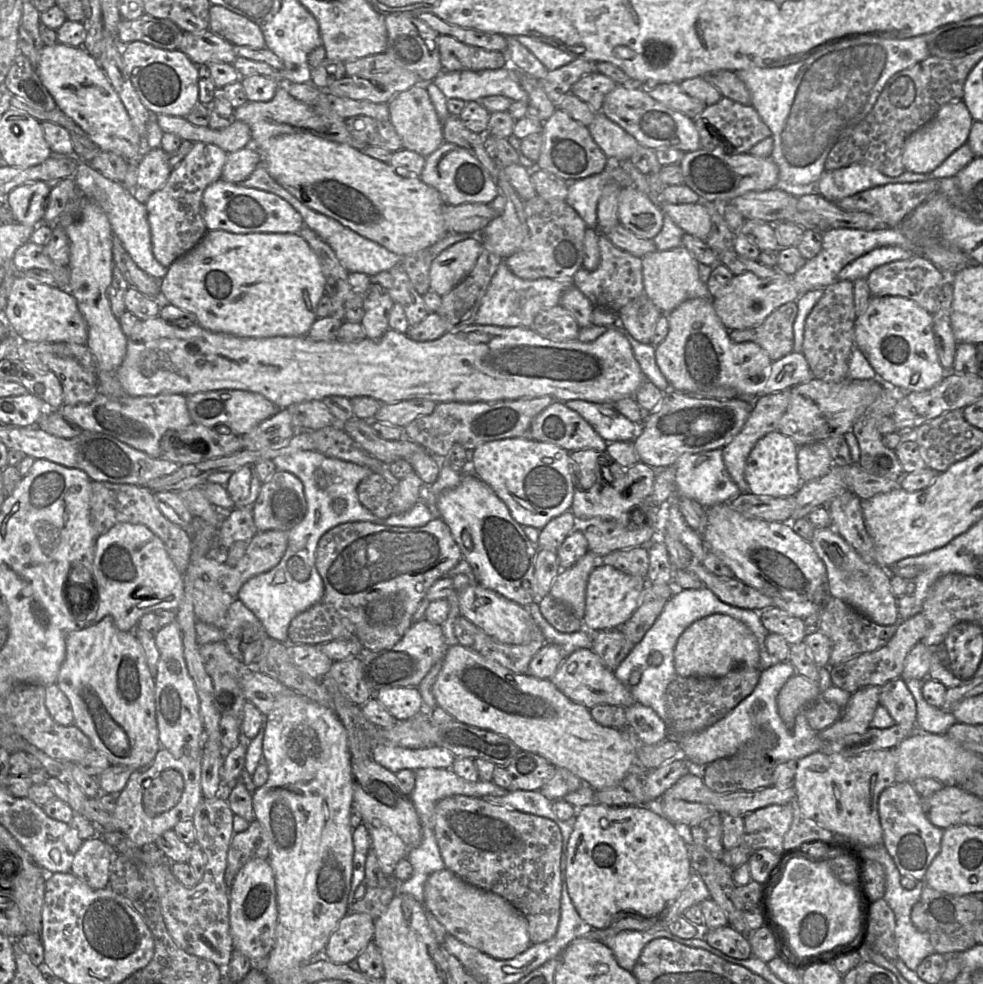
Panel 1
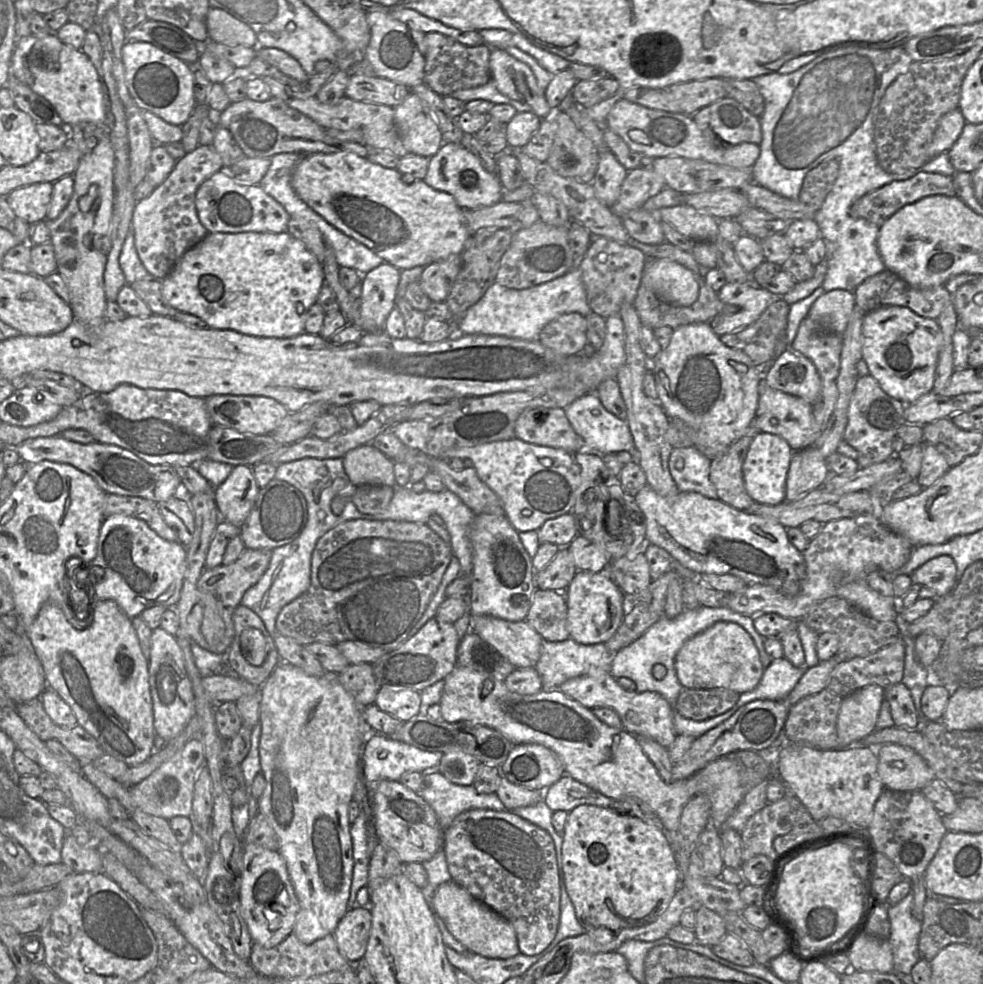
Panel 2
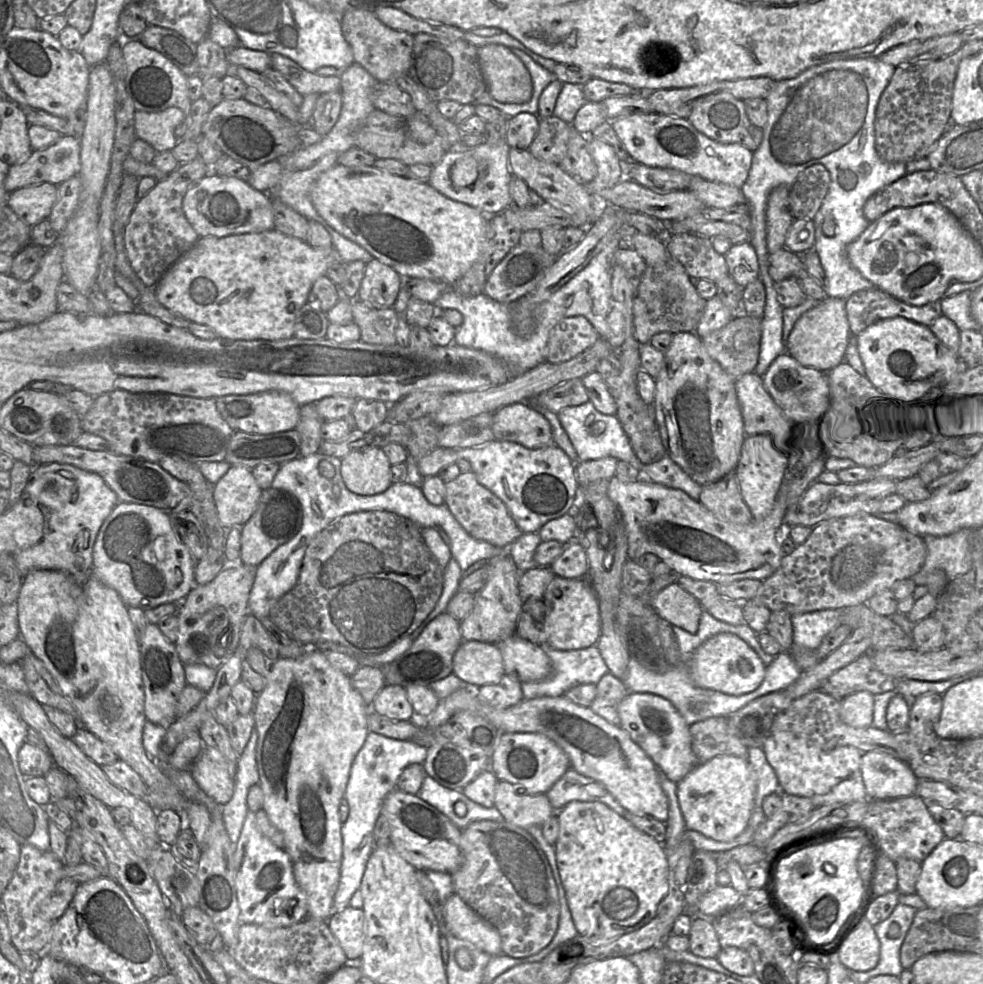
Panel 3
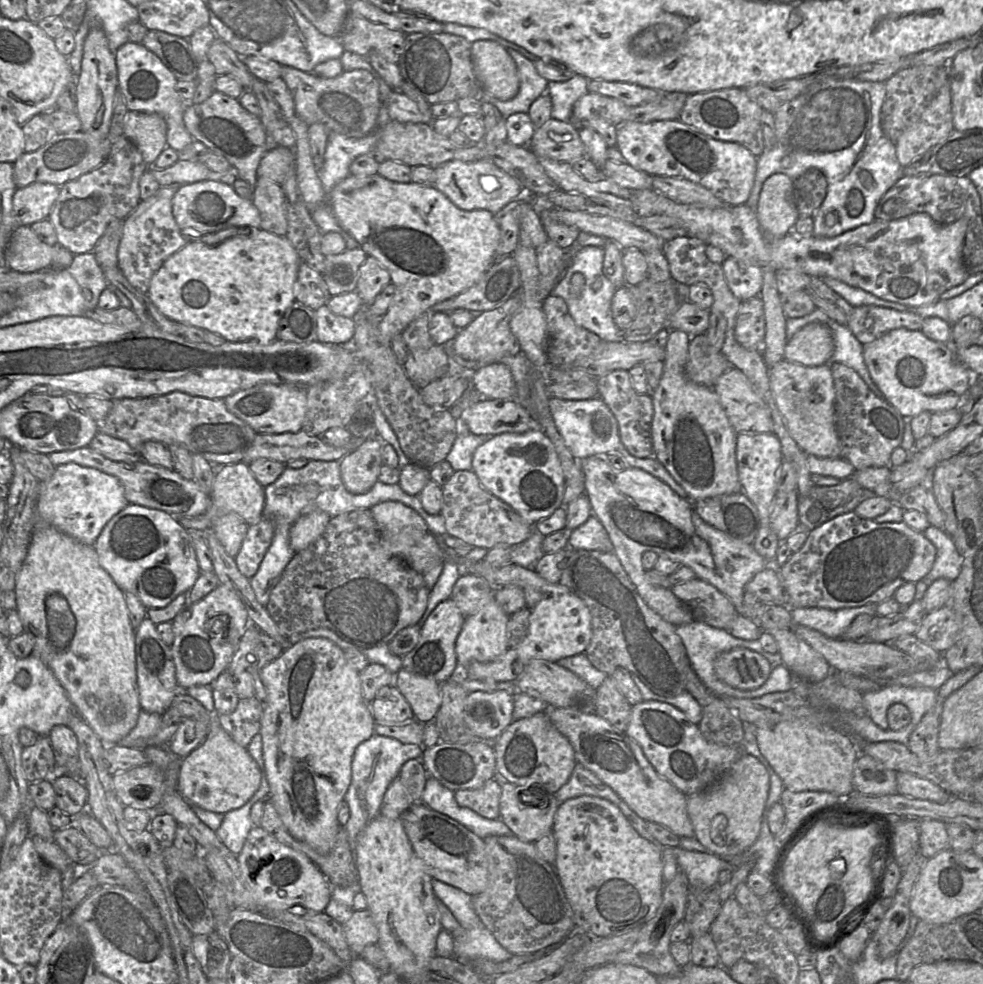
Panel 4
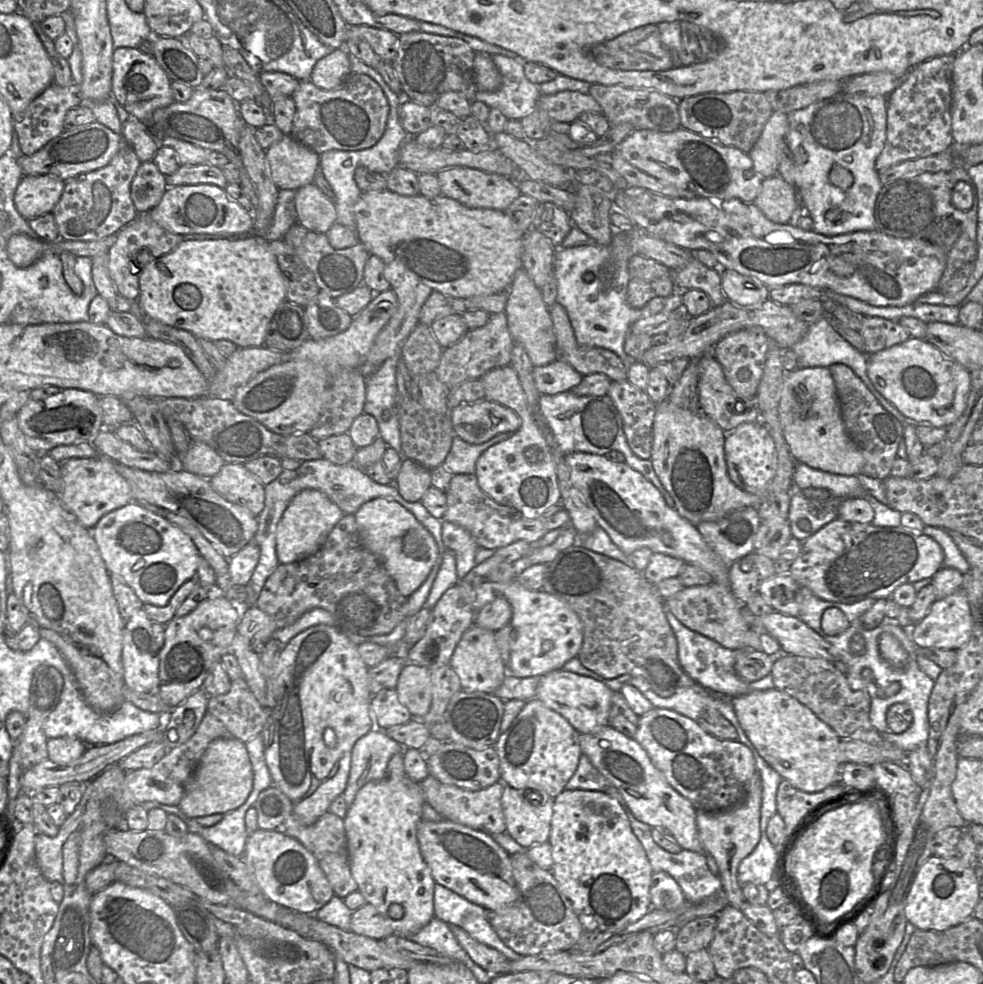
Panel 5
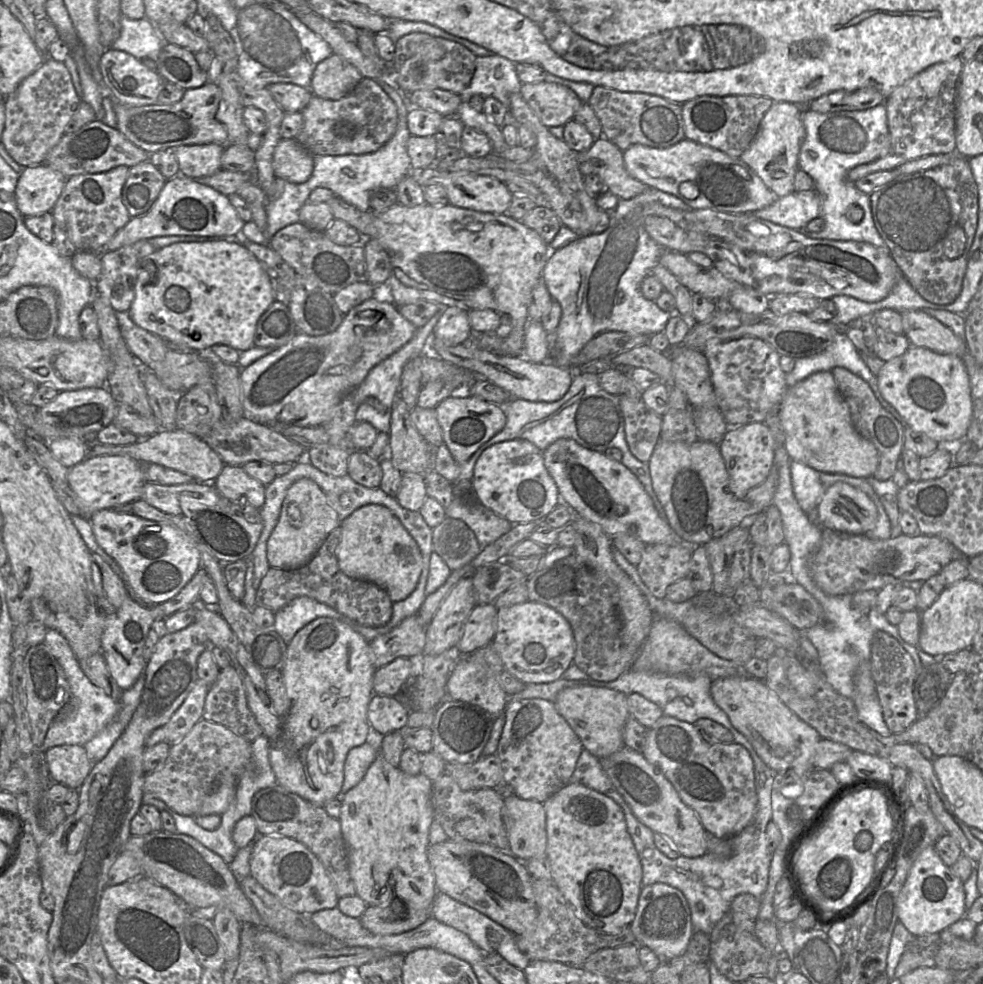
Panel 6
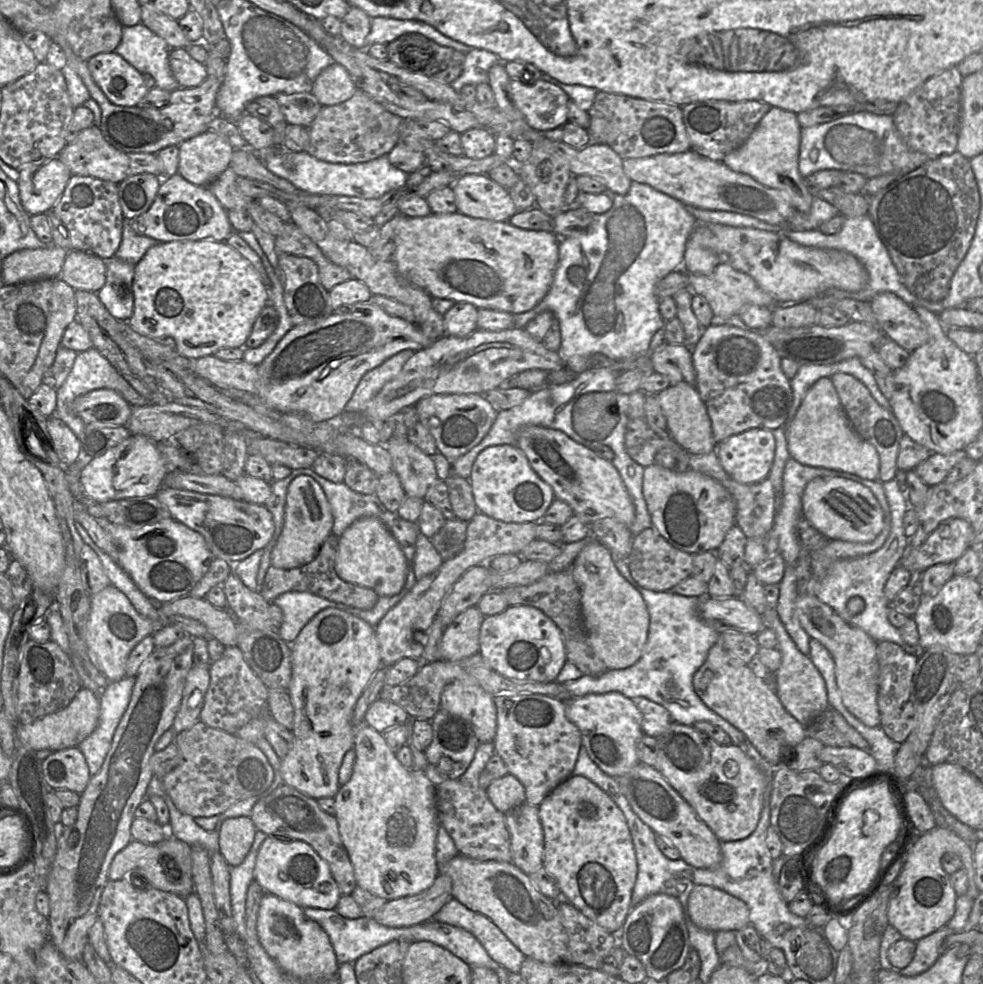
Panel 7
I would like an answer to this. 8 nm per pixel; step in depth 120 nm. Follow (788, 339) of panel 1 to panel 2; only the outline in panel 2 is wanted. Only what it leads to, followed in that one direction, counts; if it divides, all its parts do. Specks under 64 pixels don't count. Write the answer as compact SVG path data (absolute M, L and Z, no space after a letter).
M778 298L755 322L719 338L727 347L745 352L756 367L762 368L777 354L777 344L787 328L789 310L790 305Z

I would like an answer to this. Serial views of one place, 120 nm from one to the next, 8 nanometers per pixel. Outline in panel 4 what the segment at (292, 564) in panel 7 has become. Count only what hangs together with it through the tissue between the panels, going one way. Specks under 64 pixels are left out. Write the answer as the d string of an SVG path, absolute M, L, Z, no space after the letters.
M313 511L301 516L291 527L290 546L298 553L314 543L325 531L331 516L324 511Z

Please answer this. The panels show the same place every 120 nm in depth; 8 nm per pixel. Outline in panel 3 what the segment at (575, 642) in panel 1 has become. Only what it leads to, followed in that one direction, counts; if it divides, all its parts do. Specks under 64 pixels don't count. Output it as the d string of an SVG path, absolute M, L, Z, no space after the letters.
M597 646L580 650L557 650L553 648L546 648L546 650L552 661L552 671L543 680L522 683L523 699L564 696L570 688L580 684L597 684L605 674L609 673Z

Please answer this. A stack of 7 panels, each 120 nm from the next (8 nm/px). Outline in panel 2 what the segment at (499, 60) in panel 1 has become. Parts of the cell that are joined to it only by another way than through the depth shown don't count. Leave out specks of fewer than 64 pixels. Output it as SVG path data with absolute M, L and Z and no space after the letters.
M438 32L425 34L425 68L423 83L440 96L450 96L461 89L486 84L491 79L491 47L486 44L466 46Z

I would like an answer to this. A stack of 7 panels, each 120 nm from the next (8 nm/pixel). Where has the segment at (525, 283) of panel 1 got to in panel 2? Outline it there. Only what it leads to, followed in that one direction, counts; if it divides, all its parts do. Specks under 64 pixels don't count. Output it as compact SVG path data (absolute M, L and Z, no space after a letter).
M578 269L551 281L522 290L510 289L494 282L483 297L471 306L458 320L451 322L454 333L461 335L483 334L508 338L538 341L546 324L568 313L586 317L591 310L585 287Z

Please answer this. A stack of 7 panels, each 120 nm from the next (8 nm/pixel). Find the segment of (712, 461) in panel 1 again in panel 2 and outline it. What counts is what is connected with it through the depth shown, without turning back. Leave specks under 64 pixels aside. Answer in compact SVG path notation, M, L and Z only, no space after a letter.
M695 447L673 448L668 466L678 490L717 499L716 488L709 478L711 461Z

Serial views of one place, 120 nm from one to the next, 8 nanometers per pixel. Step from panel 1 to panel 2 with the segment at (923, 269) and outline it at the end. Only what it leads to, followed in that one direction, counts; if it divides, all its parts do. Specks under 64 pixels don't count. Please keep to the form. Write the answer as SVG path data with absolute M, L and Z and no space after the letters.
M885 269L874 276L865 279L854 290L855 304L868 313L884 306L903 306L911 309L916 314L936 320L941 312L952 303L952 295L944 285L929 288L914 288L897 274Z

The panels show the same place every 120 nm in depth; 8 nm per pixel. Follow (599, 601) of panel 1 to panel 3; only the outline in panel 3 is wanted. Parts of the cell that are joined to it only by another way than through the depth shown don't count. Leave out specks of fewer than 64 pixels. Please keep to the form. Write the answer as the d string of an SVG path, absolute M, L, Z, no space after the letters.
M555 576L543 596L546 606L546 646L557 650L580 650L596 646L601 634L598 597L588 578Z

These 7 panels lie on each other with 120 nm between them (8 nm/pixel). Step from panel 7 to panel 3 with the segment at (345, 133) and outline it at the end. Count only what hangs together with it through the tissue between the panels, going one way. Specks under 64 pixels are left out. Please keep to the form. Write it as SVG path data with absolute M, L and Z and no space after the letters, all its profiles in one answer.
M278 53L271 54L270 57L272 68L280 72L302 96L341 91L339 75L318 75L316 72L305 70L290 58Z

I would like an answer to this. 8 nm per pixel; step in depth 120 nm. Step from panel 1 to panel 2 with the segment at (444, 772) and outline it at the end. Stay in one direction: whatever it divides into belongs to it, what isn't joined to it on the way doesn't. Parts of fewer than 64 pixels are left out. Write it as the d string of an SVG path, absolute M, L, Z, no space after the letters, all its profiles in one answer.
M437 770L423 773L418 794L434 810L441 829L446 830L456 816L470 809L504 811L505 806L496 793L482 794L472 786L462 786L448 781Z

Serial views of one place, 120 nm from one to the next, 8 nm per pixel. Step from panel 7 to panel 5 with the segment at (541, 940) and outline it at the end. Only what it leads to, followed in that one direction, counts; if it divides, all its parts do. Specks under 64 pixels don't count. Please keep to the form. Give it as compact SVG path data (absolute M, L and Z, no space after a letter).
M446 819L439 822L422 820L417 828L417 839L421 854L436 883L488 911L502 910L518 899L519 891L513 876L510 855L490 834Z

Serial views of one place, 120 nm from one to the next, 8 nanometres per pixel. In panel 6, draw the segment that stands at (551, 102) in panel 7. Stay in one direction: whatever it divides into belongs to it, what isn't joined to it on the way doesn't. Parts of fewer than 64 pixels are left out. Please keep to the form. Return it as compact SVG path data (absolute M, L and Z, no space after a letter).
M546 81L523 83L520 95L546 127L564 126L583 103L569 87Z

